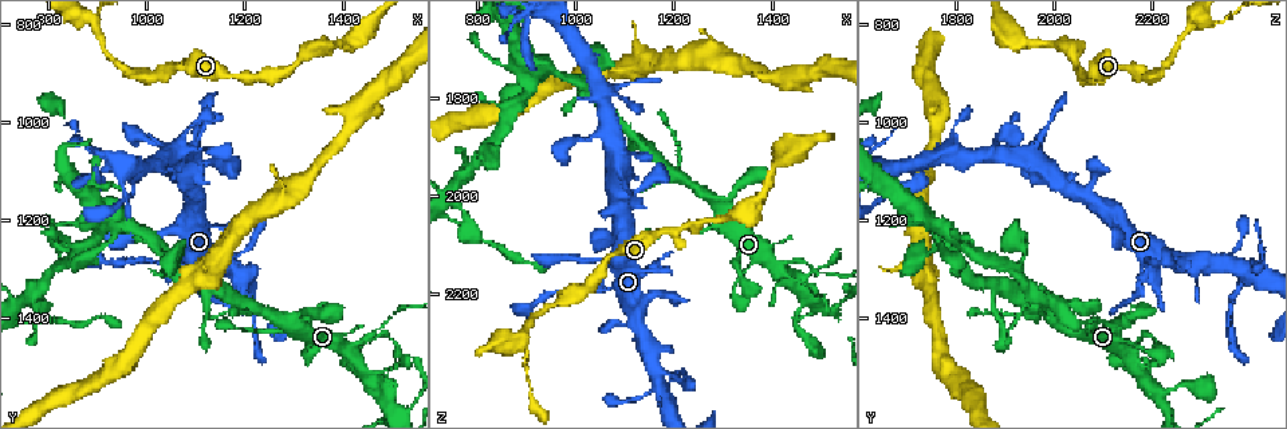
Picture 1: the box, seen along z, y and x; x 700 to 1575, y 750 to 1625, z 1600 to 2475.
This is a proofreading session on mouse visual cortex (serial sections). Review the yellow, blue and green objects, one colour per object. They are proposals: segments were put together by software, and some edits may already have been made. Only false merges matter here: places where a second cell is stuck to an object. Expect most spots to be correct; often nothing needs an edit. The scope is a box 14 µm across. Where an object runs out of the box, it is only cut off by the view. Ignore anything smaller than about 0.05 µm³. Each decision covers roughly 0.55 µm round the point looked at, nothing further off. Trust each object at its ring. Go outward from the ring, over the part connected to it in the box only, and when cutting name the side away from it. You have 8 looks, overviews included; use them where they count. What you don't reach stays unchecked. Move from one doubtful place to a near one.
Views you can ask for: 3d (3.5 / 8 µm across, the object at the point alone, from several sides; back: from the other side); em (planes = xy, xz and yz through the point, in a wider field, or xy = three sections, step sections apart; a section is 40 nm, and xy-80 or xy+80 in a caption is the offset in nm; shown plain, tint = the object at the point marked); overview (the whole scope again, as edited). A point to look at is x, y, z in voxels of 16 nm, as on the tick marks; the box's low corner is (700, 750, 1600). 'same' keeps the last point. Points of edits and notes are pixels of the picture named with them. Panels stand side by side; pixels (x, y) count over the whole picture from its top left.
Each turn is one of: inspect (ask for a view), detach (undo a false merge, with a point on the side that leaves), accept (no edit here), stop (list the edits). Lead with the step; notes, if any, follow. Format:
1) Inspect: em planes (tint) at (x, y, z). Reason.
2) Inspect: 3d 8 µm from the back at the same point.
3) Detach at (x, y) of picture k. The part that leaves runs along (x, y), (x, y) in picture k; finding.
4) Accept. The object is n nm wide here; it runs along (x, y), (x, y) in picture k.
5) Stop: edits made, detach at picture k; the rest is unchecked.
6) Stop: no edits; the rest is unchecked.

Inspect: 3d 3.5 µm at (1430, 835, 1915). Thick turns thin.

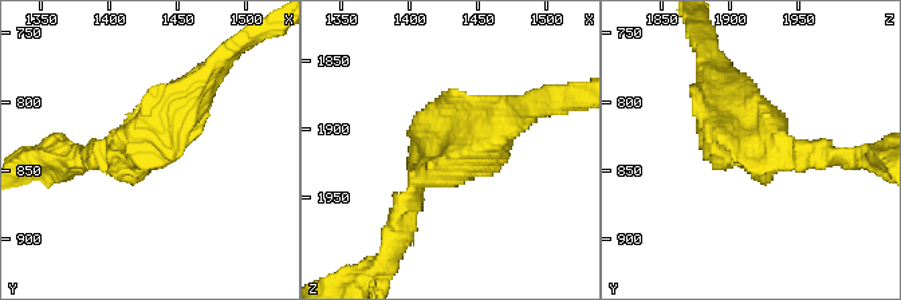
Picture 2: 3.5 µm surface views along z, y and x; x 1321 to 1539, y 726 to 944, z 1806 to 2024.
Inspect: em xy step 3 (tint) at (1430, 830, 1920). Shape alone is not enough.

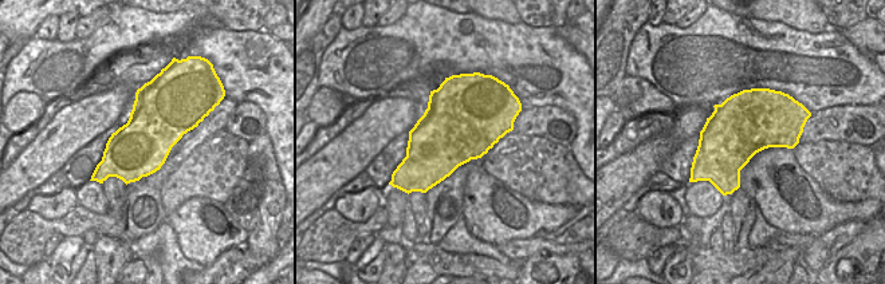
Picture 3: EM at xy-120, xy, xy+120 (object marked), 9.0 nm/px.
Accept. The object is 700 nm wide here; it runs along (401, 224), (417, 178), (504, 121) in picture 2; continuous, no second cell.

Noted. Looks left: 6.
Inspect: 3d 3.5 µm at (930, 1210, 1745). Small branch off a trunk.

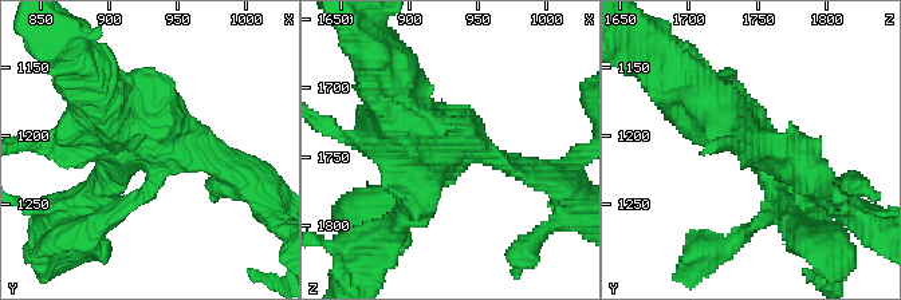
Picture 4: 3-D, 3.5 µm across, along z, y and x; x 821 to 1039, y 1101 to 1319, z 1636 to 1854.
Inspect: em planes (tint) at (930, 1202, 1748). Now the EM.

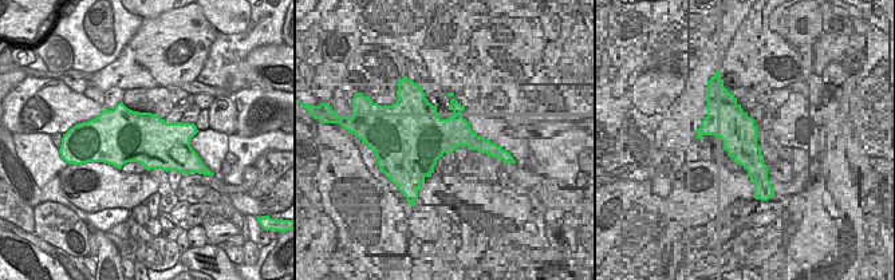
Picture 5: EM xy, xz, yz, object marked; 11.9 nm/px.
Accept. It runs along (527, 169), (445, 152), (408, 213) in picture 4; one cell here.

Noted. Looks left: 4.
Inspect: 3d 8 µm at (790, 1380, 2080). A narrow waist.

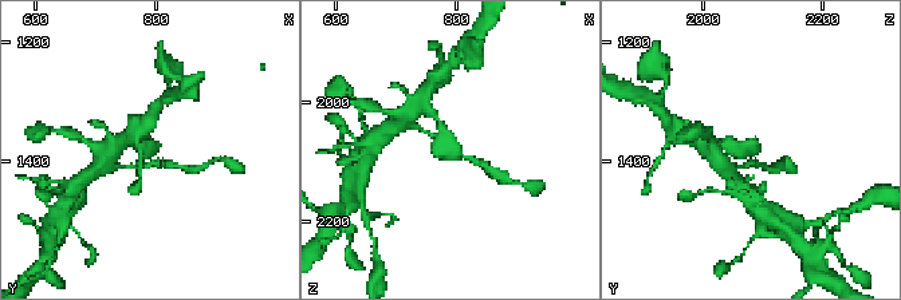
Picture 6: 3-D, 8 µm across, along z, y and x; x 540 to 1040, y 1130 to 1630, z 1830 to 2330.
Inspect: em xy step 1 (tint) at (790, 1385, 2075).

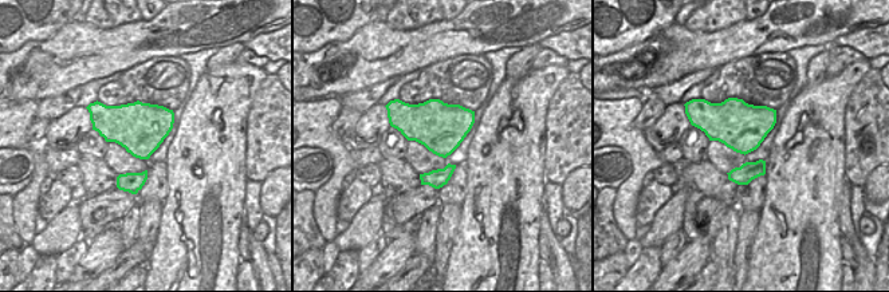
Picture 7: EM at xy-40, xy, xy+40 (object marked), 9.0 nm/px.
Accept. It runs along (433, 114), (449, 146), (477, 162) in picture 6; continuous, no second cell.

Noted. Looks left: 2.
Stop: no edits; the rest is unchecked.

